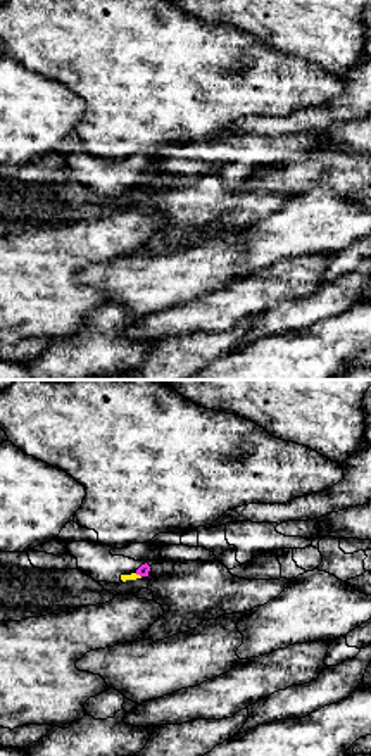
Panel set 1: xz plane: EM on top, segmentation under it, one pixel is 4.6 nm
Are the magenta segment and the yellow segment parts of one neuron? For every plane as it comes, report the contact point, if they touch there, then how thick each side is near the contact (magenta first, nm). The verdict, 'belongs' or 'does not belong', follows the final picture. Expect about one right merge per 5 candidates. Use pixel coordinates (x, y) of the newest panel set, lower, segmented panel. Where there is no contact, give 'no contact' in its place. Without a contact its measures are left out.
meets magenta at (138, 573); 50 nm thick on the magenta side, 30 nm on the other

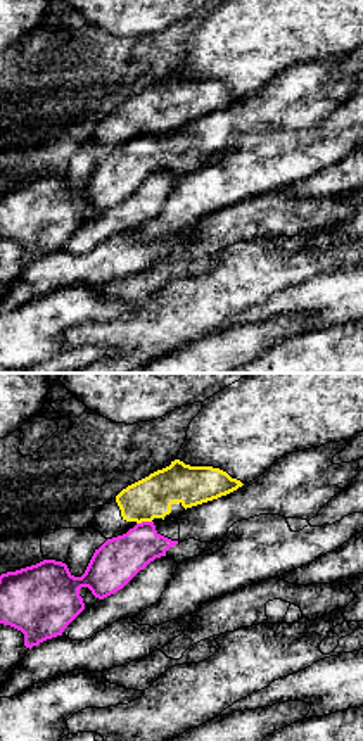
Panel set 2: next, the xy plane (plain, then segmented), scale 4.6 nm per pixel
meets magenta at (144, 522); 220 nm thick on the magenta side, 190 nm on the other

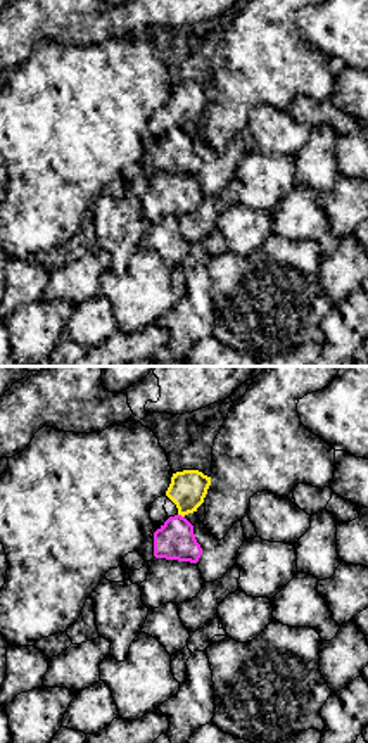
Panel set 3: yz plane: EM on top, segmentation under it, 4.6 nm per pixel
meets magenta at (180, 515); 180 nm thick on the magenta side, 170 nm on the other

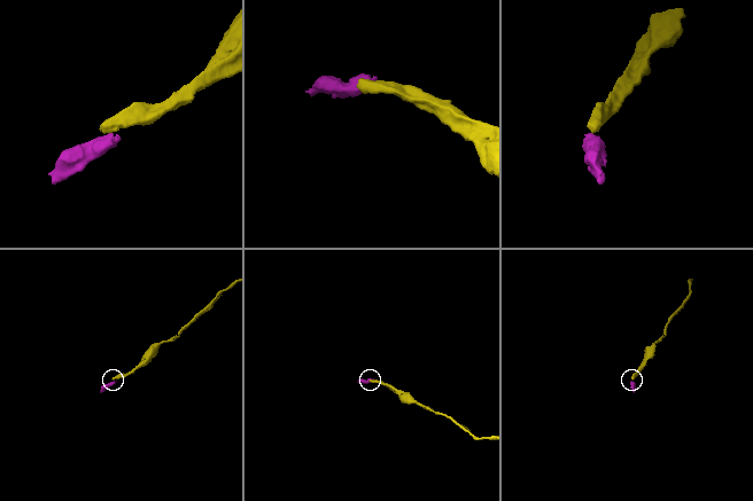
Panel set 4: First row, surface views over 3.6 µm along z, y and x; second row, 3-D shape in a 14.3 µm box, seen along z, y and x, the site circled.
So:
does not belong

